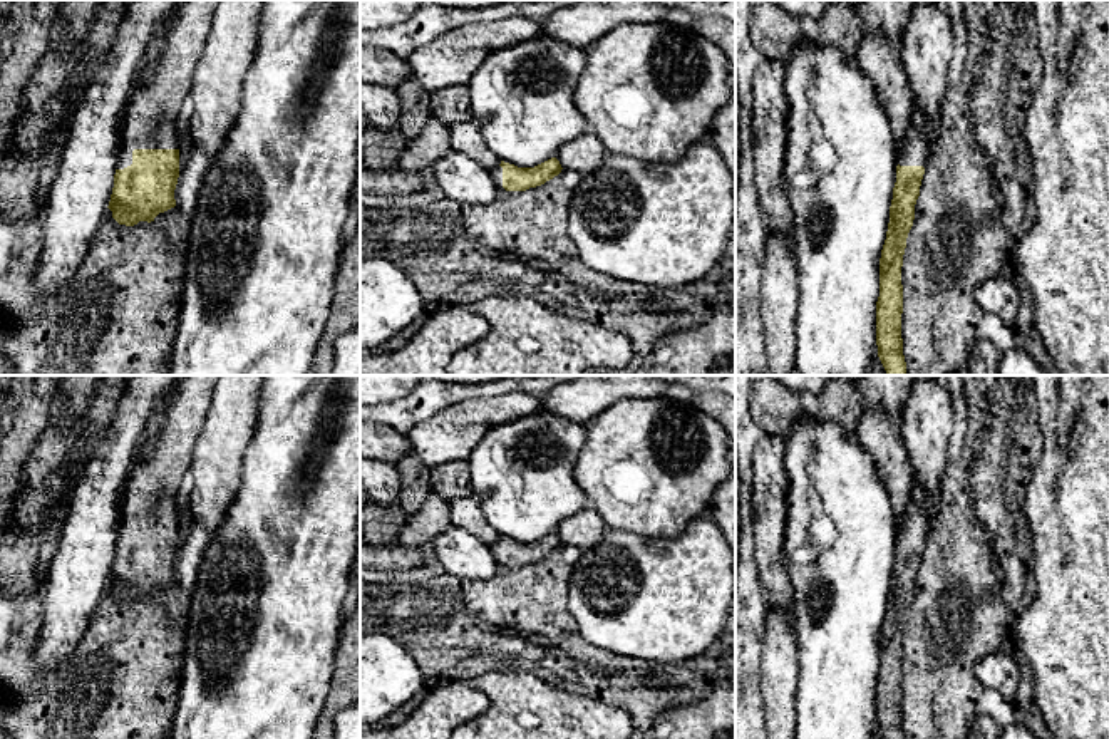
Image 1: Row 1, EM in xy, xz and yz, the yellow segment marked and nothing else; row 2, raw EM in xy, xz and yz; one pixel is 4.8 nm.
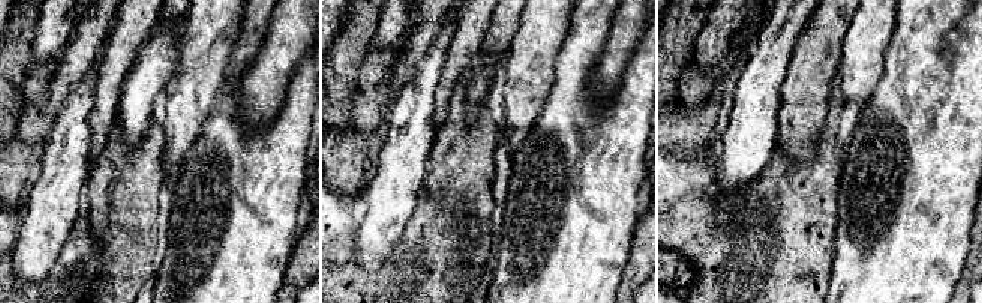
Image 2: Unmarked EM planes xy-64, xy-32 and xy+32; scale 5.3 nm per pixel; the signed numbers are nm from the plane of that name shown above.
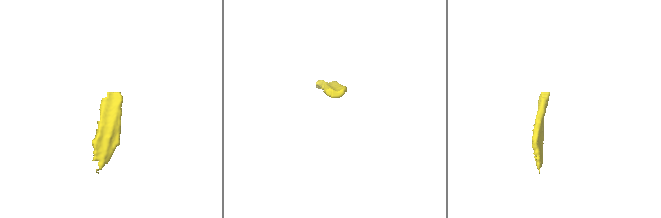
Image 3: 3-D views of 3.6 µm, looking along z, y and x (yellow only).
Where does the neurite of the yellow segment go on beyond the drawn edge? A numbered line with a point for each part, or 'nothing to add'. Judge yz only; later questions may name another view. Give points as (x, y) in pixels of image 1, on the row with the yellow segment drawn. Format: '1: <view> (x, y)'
1: yz (917, 149)

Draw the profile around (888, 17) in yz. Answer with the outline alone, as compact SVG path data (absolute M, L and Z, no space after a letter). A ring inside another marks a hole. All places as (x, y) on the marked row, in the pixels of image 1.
M861 0L859 17L863 32L883 34L901 44L903 32L916 0Z

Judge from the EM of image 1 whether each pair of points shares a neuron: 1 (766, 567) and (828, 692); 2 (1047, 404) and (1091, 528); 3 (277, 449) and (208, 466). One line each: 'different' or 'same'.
1: different
2: same
3: different

